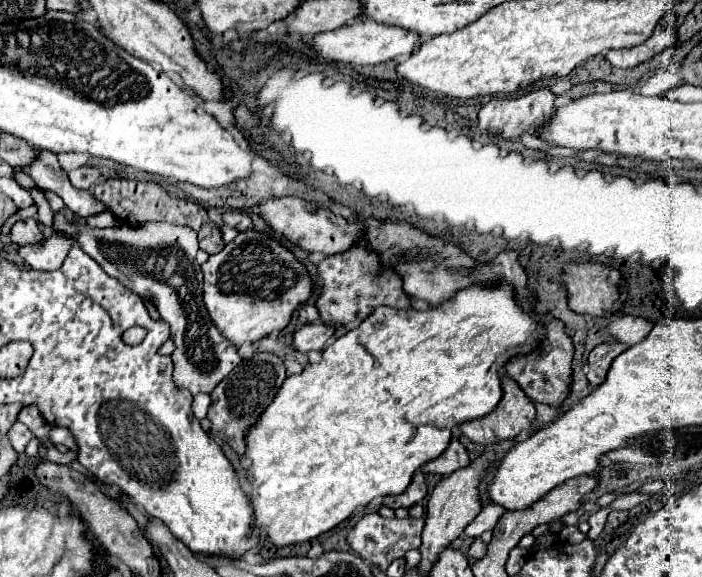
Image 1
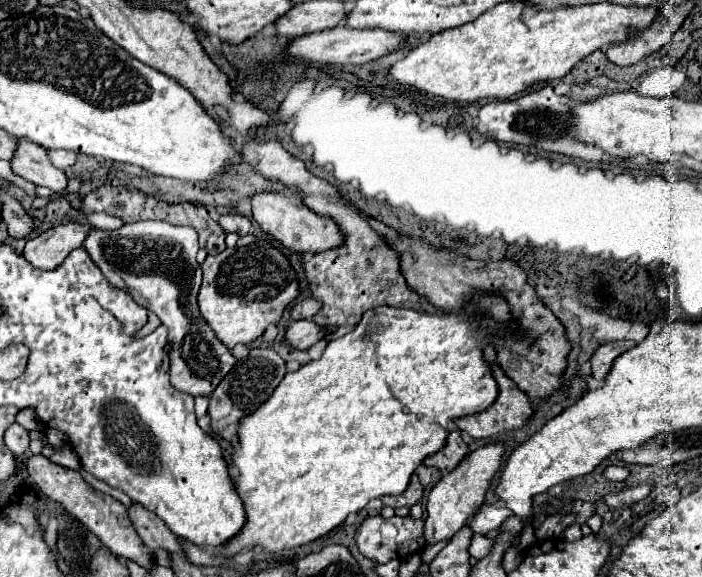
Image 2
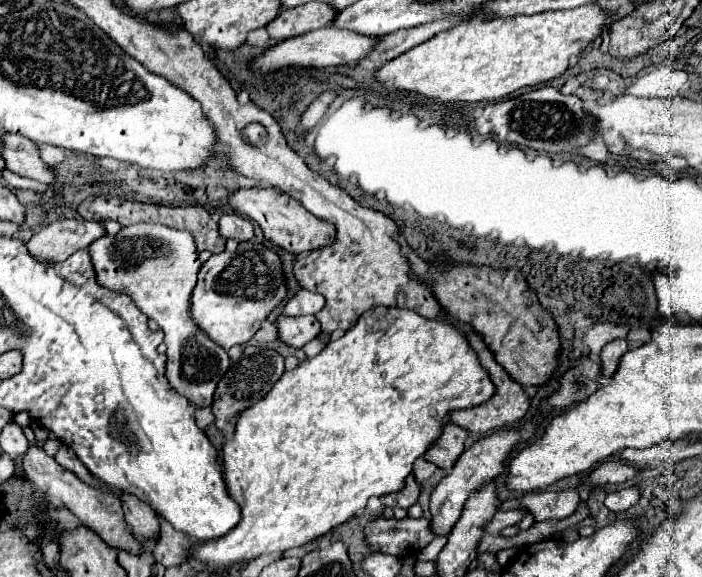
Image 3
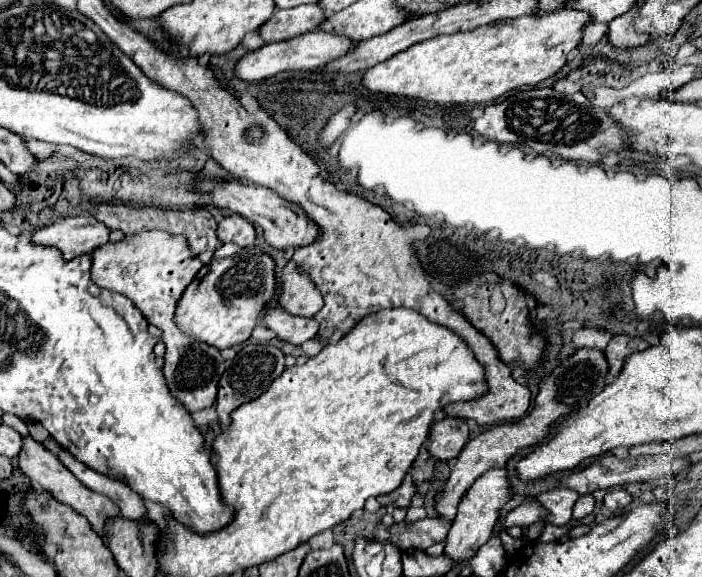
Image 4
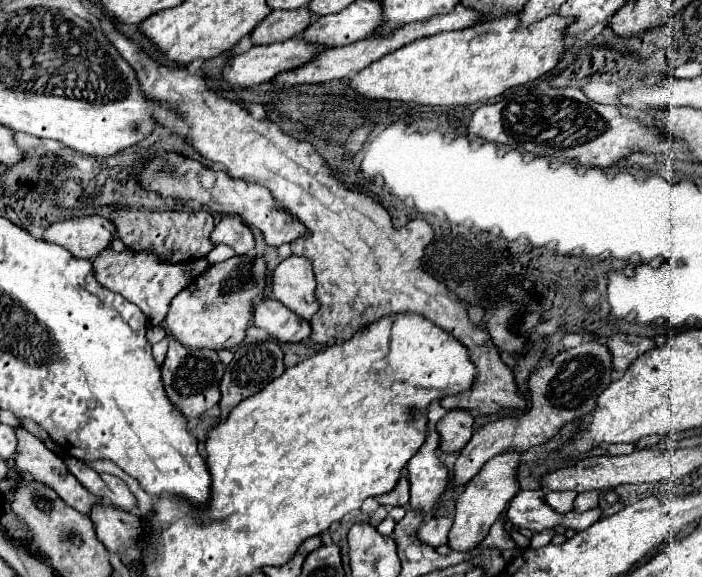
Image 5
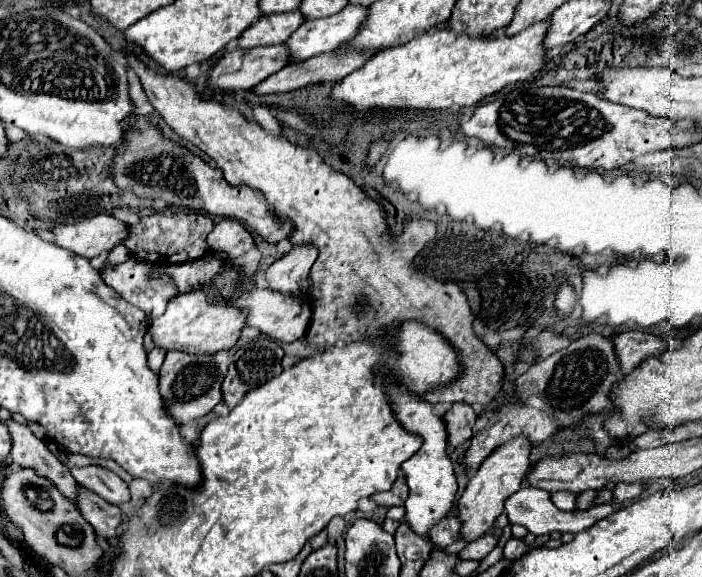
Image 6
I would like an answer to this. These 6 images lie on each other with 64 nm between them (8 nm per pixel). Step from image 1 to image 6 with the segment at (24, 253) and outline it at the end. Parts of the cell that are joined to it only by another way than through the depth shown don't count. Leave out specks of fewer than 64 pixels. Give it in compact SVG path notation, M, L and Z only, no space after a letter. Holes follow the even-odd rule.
M96 214L90 220L56 226L54 234L58 246L90 260L98 254L110 252L118 244L124 244L128 238L126 230L126 222L110 214Z

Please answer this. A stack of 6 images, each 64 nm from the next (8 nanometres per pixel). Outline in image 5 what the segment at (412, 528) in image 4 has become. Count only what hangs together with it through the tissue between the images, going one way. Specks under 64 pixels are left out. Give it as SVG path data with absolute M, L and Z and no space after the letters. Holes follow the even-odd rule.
M430 518L426 524L420 526L418 538L434 548L448 544L448 532L452 528L452 518Z

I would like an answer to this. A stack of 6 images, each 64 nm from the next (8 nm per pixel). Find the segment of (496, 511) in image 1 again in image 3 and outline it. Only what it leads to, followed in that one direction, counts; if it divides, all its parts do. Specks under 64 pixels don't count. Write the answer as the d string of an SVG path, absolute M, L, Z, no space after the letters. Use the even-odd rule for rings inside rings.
M524 508L508 510L508 512L498 510L498 512L494 514L494 518L488 522L486 532L488 532L488 534L492 534L492 536L500 536L500 532L502 532L504 528L514 526L514 524L520 524L520 522L522 522L522 518L524 518L524 514L526 514L526 510L524 510Z

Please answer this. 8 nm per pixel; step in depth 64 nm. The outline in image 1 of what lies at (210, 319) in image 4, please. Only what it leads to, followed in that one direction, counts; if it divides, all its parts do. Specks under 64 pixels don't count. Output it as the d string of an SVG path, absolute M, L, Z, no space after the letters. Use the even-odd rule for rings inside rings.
M254 230L240 232L232 244L226 244L222 252L210 256L208 262L202 264L202 272L204 272L204 306L208 310L208 316L222 332L222 336L228 338L228 342L234 346L240 346L244 342L258 342L272 330L282 330L288 324L292 312L300 304L304 304L312 294L312 282L308 278L308 272L294 258L294 254L288 252L276 238Z

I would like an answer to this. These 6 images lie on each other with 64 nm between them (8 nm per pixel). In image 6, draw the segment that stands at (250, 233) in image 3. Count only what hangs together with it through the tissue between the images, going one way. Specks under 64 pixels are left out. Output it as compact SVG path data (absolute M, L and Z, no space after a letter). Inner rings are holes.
M222 218L208 234L208 246L214 252L224 252L234 260L254 248L254 238L238 220Z

